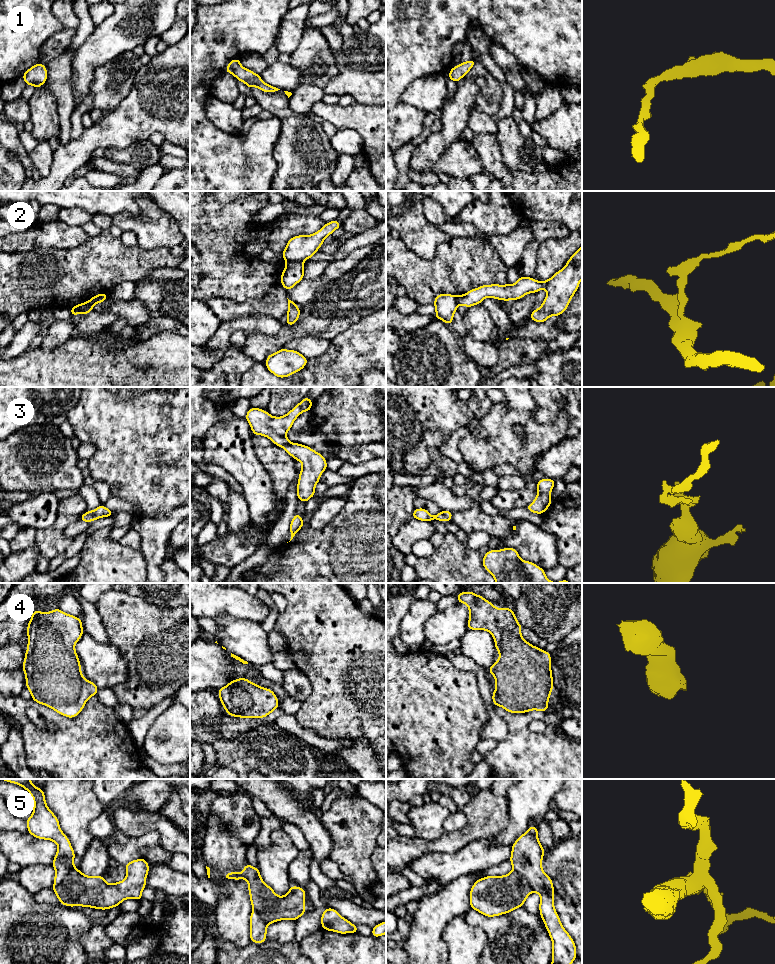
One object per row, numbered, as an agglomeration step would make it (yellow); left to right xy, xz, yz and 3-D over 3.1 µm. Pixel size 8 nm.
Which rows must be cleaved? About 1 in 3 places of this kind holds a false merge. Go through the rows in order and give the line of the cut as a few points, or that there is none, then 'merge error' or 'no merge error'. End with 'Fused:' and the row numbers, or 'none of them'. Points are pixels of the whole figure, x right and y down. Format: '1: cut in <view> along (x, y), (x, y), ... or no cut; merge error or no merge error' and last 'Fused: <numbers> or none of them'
1: no cut; no merge error
2: cut in xz along (301, 260), (287, 262); merge error
3: no cut; no merge error
4: no cut; no merge error
5: cut in yz along (513, 869), (527, 881), (533, 891); merge error
Fused: 2, 5

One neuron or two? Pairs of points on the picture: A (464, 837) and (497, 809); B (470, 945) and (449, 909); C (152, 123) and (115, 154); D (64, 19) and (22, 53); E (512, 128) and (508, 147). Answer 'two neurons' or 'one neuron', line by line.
A: one neuron
B: two neurons
C: two neurons
D: two neurons
E: one neuron

